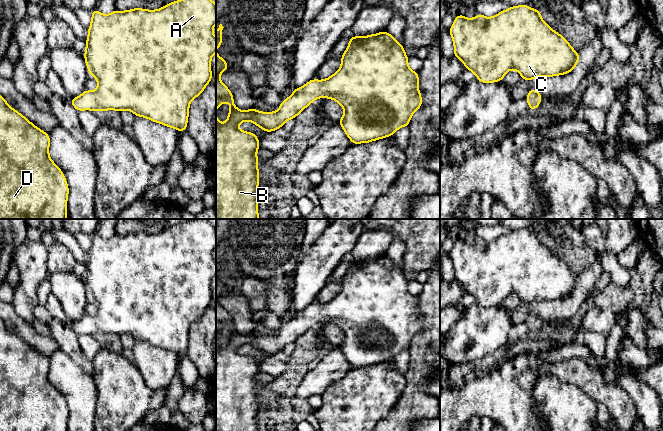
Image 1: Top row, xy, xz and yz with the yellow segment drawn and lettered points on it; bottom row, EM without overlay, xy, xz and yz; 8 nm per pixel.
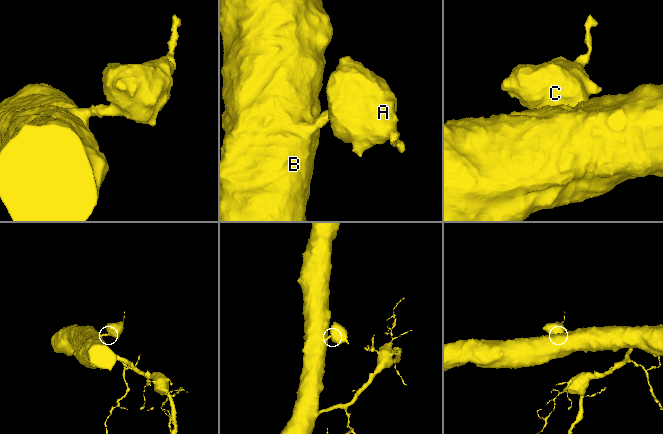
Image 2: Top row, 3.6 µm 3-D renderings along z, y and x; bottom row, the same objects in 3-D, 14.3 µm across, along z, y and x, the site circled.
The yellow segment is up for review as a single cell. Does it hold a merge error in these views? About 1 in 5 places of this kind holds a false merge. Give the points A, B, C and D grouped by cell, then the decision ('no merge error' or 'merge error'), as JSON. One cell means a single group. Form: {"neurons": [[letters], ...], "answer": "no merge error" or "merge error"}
{"neurons": [["A", "B", "C", "D"]], "answer": "no merge error"}

